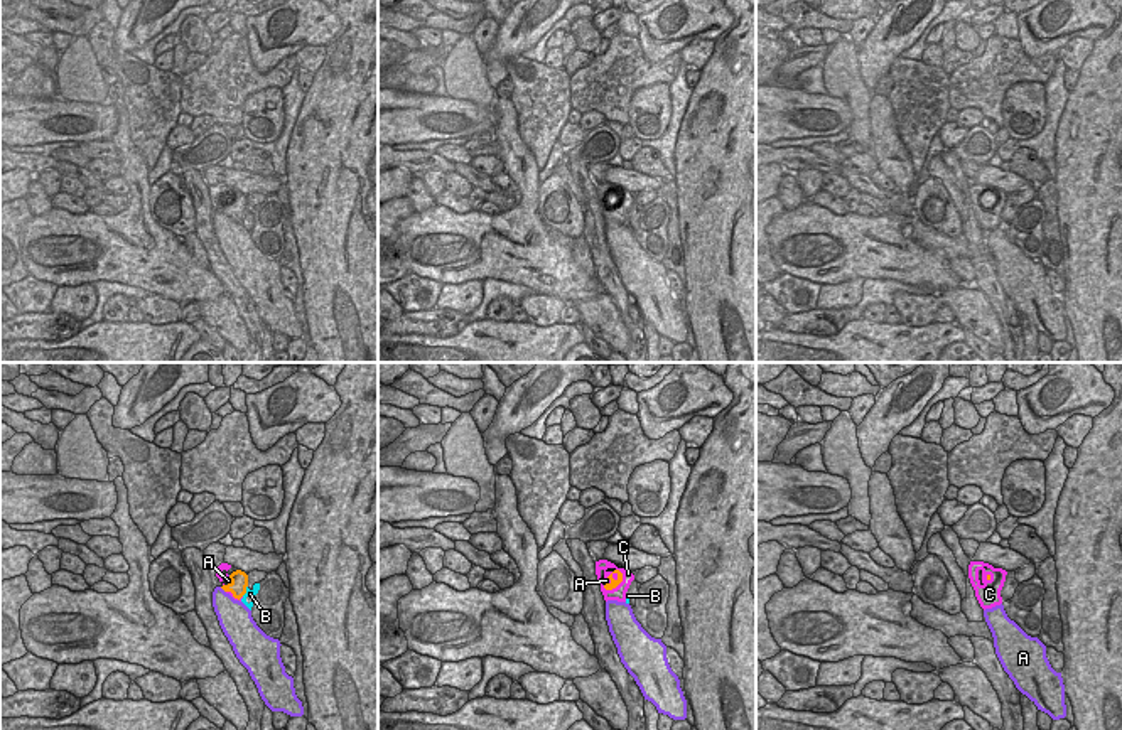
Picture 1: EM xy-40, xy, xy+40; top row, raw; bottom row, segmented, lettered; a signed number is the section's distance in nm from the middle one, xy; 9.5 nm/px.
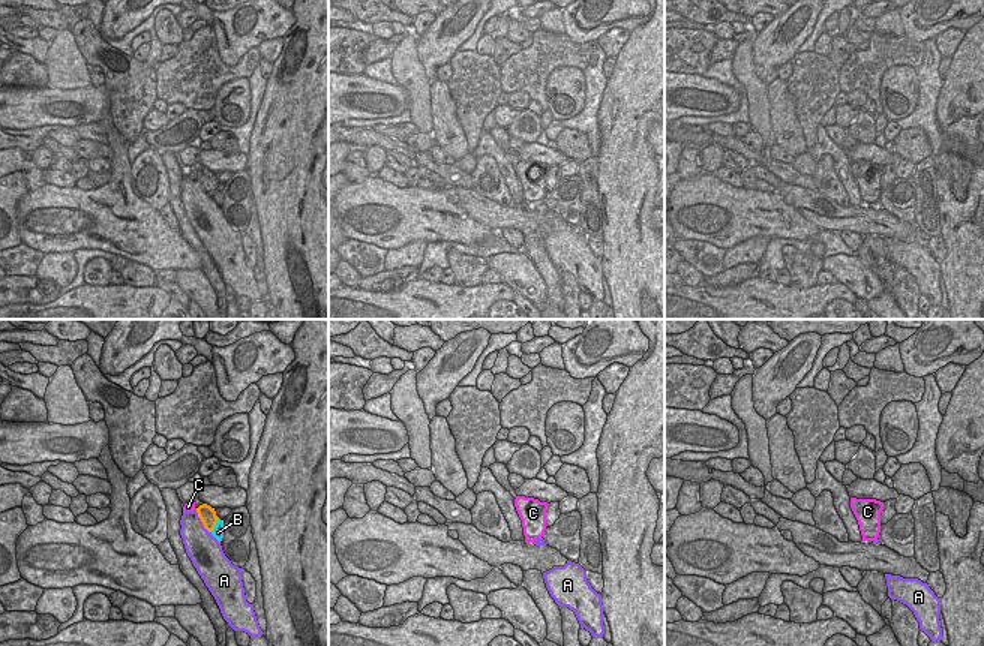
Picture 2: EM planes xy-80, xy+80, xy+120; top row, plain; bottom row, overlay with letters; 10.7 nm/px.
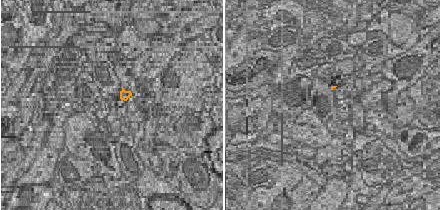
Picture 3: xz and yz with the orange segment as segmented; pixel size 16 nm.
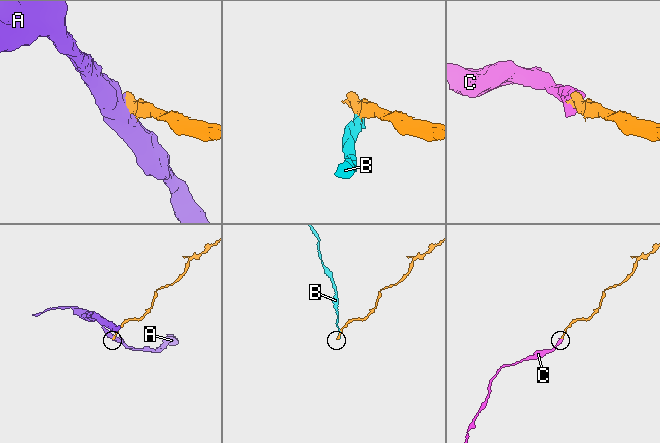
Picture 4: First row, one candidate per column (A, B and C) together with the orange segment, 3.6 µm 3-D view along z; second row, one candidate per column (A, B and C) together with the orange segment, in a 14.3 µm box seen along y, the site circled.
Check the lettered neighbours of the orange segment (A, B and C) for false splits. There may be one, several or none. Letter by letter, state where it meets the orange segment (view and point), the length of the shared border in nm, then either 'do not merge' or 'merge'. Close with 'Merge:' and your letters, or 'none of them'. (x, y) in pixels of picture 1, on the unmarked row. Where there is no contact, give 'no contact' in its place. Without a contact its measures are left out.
A: meets orange in xy-40 at (223, 211); contact 80 nm long; do not merge
B: meets orange in xy-40 at (245, 213); contact 120 nm long; do not merge
C: meets orange in xy at (614, 209); contact 260 nm long; merge
Merge: C

